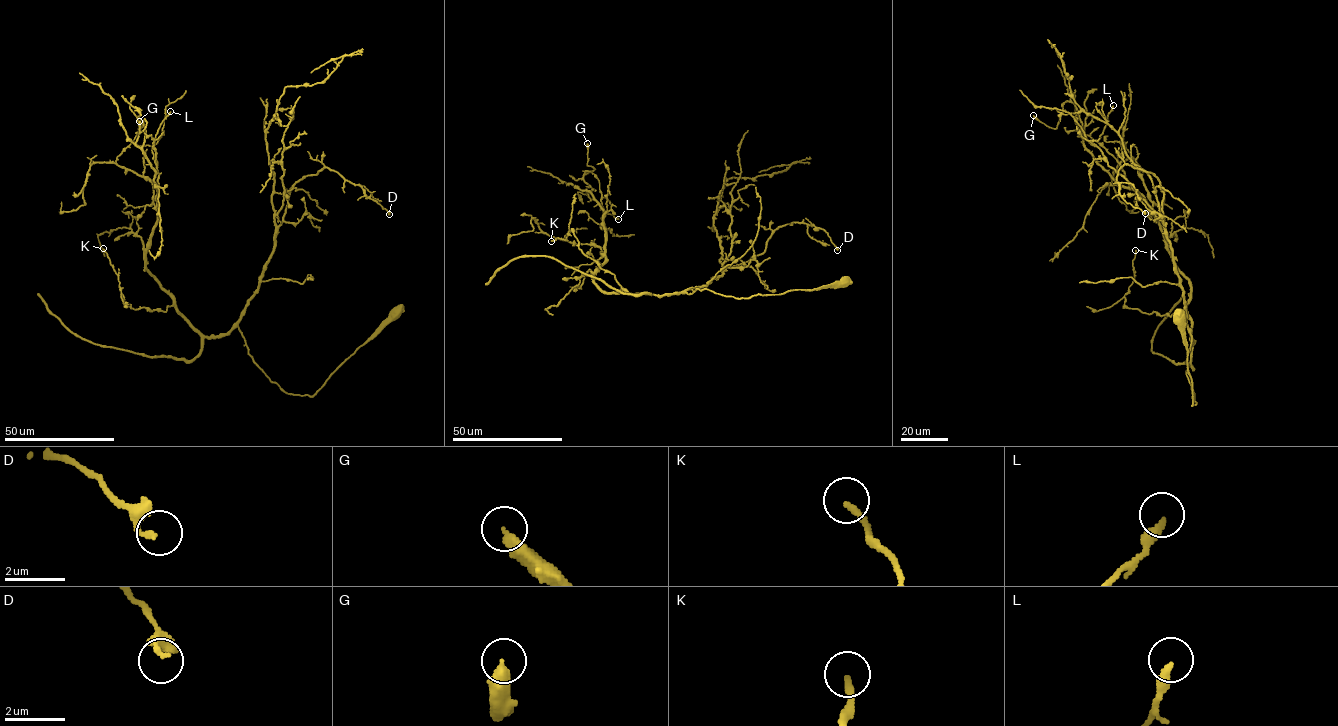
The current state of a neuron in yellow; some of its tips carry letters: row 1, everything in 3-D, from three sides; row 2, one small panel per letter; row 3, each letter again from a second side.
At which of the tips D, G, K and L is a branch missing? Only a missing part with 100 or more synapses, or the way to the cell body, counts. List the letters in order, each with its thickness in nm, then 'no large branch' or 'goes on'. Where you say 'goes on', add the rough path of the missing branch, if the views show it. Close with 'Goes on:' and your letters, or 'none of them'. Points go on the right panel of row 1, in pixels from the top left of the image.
D: 160 nm | no large branch
G: 360 nm | no large branch
K: 200 nm | no large branch
L: 280 nm | no large branch
Goes on: none of them

